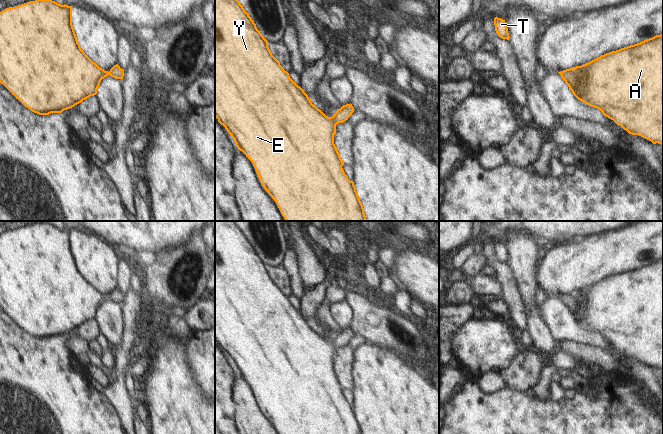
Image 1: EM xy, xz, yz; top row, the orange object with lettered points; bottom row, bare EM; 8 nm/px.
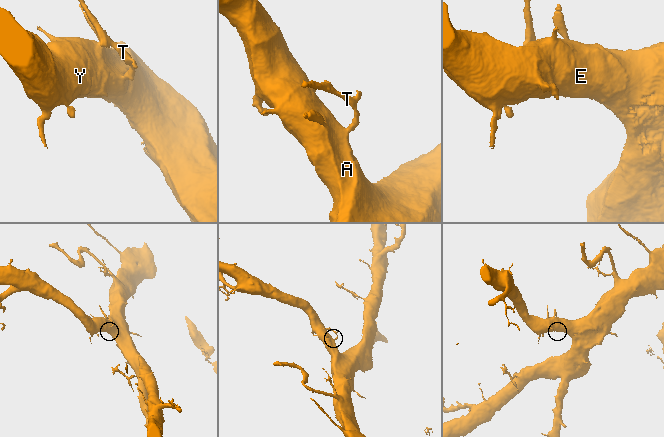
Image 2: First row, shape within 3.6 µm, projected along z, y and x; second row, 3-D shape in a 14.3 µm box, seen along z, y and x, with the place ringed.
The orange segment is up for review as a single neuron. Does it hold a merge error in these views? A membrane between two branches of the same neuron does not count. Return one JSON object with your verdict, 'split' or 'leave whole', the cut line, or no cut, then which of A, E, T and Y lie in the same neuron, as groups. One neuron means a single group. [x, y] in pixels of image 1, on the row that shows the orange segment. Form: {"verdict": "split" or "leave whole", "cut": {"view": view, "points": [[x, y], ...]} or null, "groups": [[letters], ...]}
{"verdict": "leave whole", "cut": null, "groups": [["A", "E", "T", "Y"]]}

